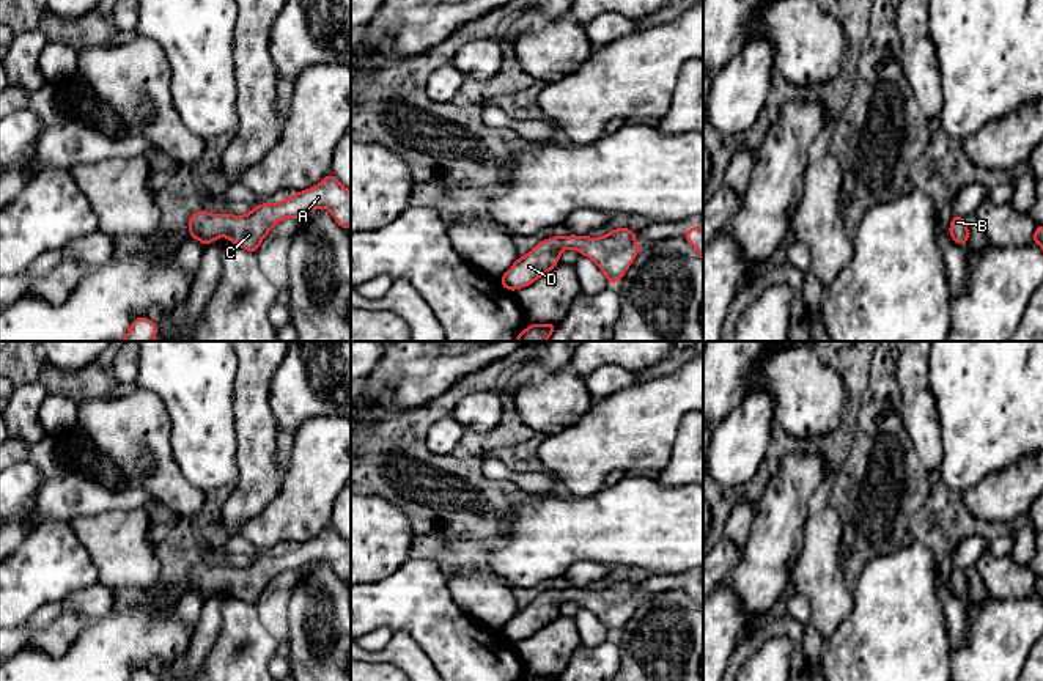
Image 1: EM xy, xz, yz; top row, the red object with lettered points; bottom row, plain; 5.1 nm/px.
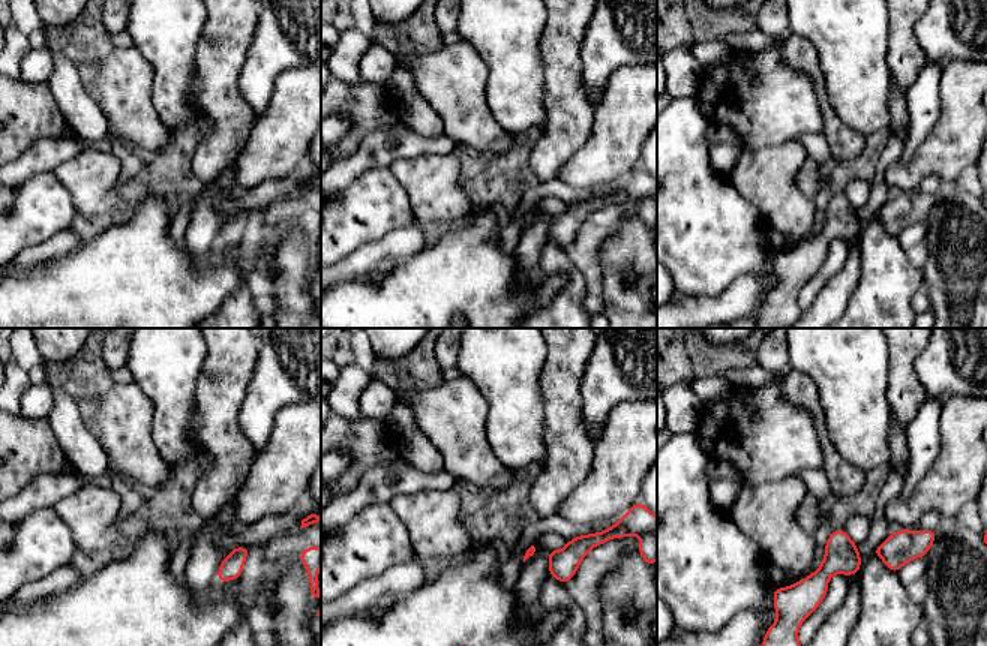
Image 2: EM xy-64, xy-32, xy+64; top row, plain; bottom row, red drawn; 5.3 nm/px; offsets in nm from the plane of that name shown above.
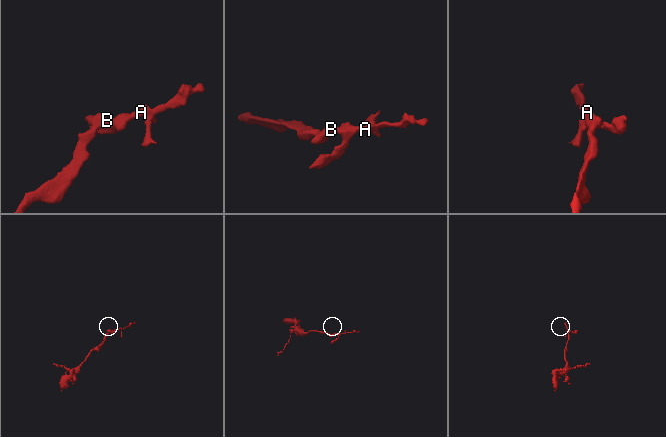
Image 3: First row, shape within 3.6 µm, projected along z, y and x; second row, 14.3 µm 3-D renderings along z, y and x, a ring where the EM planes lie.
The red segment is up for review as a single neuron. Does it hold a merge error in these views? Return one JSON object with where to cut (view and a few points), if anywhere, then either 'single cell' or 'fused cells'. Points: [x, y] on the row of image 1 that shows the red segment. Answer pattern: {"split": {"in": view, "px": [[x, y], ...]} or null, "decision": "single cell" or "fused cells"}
{"split": null, "decision": "single cell"}

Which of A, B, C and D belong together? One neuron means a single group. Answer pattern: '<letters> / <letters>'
A B C D

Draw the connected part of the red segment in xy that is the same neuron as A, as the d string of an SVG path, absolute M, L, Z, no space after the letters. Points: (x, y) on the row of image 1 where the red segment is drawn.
M332 171L318 186L289 195L282 203L261 203L247 215L223 212L212 215L206 209L197 211L189 217L189 237L209 245L225 236L238 247L258 253L261 241L275 223L283 219L299 219L319 208L327 208L345 230L351 228L351 192Z

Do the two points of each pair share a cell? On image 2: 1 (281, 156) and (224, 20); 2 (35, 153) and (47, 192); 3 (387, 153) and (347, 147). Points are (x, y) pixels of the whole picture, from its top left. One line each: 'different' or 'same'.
1: different
2: different
3: different

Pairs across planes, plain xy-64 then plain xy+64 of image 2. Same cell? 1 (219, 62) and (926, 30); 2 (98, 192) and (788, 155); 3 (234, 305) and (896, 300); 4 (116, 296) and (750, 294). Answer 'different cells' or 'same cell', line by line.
1: different cells
2: same cell
3: same cell
4: same cell

